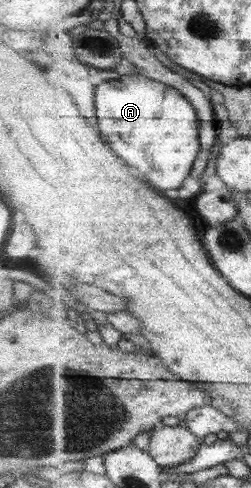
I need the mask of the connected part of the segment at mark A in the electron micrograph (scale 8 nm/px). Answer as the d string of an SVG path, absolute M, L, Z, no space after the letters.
M139 72L135 75L121 75L118 79L110 79L97 85L96 109L95 120L99 120L103 138L111 144L111 148L115 148L115 152L119 156L123 156L123 160L127 160L127 164L131 164L133 168L139 168L141 176L162 193L183 188L199 152L201 152L199 127L202 122L193 103L180 90L164 82L147 78Z

